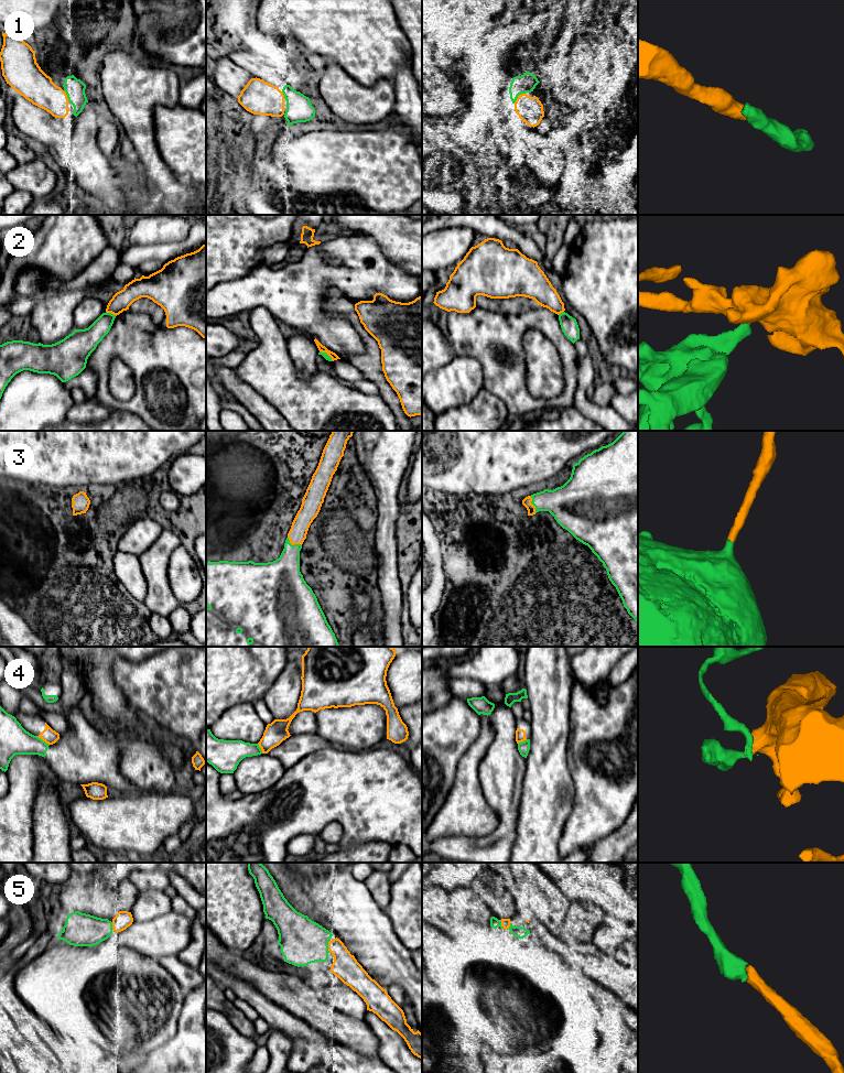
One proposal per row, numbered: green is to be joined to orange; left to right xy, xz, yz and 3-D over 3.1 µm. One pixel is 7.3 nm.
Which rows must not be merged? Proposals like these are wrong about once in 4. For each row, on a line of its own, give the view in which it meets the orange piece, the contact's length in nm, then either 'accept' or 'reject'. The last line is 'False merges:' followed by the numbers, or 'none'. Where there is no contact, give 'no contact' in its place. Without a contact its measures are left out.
1: meets orange in yz; contact 120 nm long; accept
2: meets orange in xy; contact 90 nm long; reject
3: meets orange in xz; contact 120 nm long; accept
4: meets orange in xy; contact 120 nm long; reject
5: meets orange in yz; contact 100 nm long; accept
False merges: 2, 4

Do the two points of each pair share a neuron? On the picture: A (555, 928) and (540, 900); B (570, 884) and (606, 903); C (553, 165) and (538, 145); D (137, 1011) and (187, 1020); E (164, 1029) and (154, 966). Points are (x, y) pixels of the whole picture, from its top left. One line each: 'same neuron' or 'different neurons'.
A: same neuron
B: same neuron
C: same neuron
D: different neurons
E: same neuron

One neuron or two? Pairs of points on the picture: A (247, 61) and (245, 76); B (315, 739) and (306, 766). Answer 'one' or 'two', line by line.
A: two
B: two

